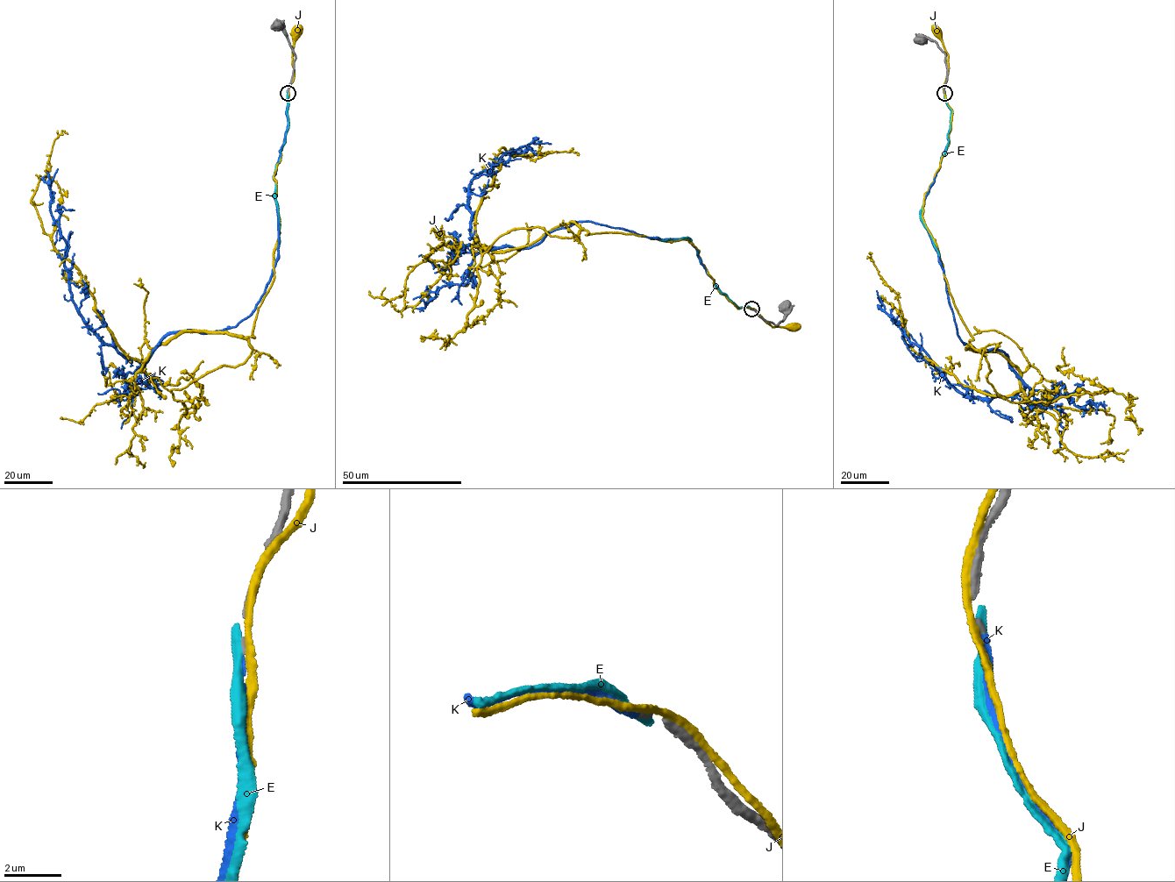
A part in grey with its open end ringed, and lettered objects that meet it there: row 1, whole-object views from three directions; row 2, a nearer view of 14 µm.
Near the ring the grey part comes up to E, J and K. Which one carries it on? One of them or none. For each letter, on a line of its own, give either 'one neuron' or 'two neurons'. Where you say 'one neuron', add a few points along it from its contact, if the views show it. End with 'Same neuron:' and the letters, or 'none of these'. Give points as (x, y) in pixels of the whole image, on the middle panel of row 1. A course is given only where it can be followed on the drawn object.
E: two neurons
J: two neurons
K: one neuron; it runs (751, 309), (720, 292), (684, 237), (581, 221), (529, 247), (477, 246), (472, 181), (519, 148), (551, 143)
Same neuron: K

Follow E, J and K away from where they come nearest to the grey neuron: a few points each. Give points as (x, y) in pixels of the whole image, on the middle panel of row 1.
E: (752, 309), (747, 306), (738, 308), (720, 291), (700, 262), (690, 238), (687, 237), (659, 239)
J: (752, 309), (773, 327), (793, 328)
K: (751, 309), (720, 292), (684, 237), (581, 221), (529, 247), (477, 246), (472, 181), (519, 148), (551, 143)

